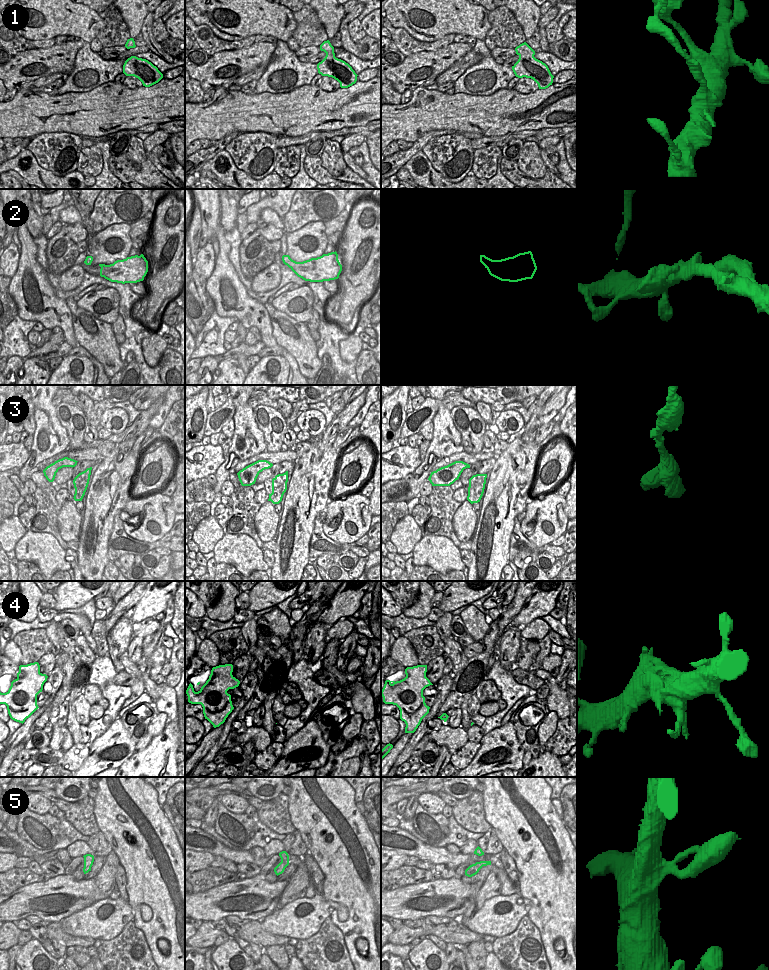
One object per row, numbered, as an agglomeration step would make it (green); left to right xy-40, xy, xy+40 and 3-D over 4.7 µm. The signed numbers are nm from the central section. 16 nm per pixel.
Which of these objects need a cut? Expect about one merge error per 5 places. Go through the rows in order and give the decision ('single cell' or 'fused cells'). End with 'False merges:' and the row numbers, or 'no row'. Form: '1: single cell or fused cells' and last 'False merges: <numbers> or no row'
1: single cell
2: single cell
3: single cell
4: single cell
5: single cell
False merges: no row

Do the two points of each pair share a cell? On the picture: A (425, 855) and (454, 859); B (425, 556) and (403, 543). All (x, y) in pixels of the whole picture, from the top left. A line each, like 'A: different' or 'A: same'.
A: same
B: different

